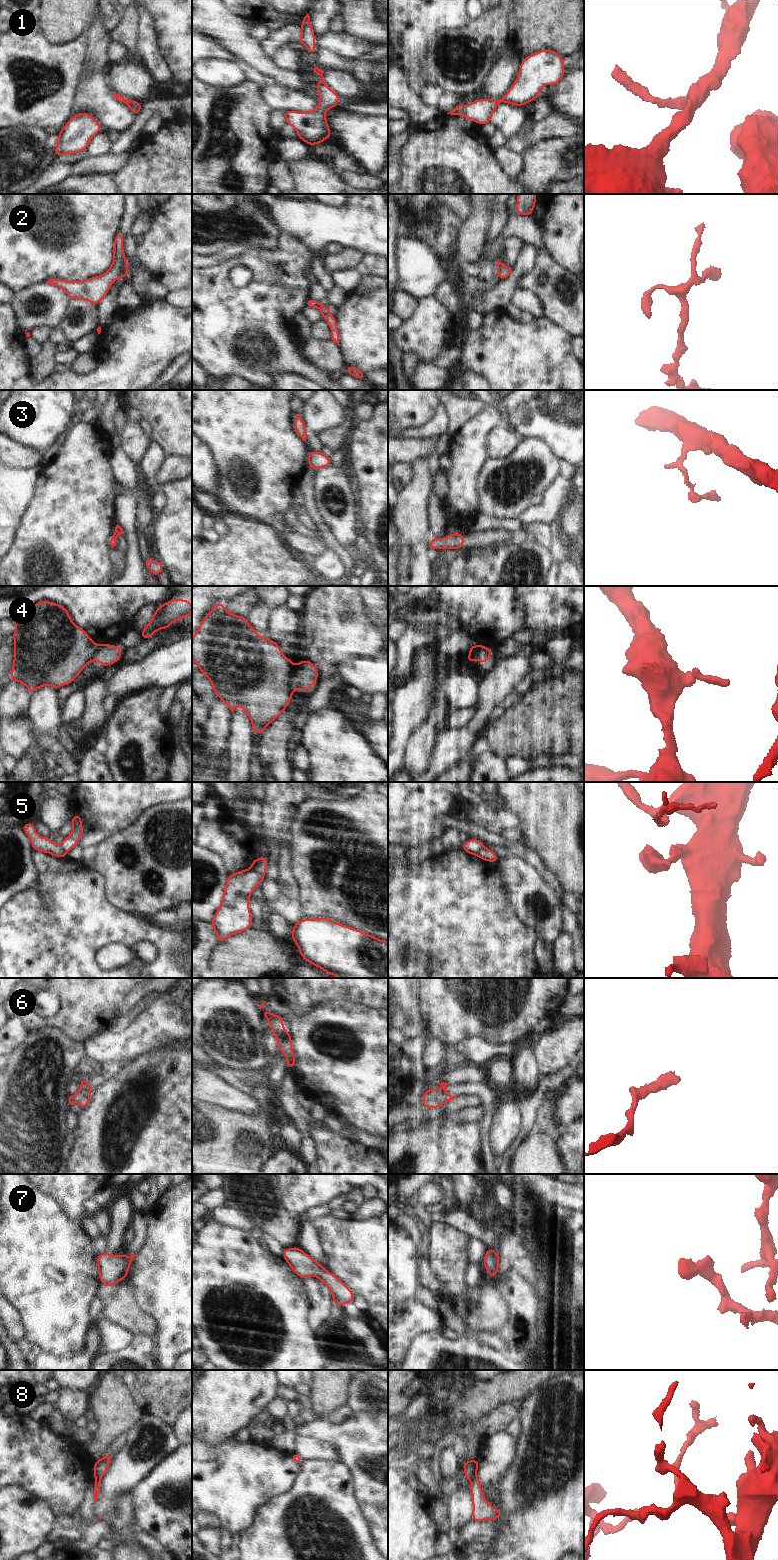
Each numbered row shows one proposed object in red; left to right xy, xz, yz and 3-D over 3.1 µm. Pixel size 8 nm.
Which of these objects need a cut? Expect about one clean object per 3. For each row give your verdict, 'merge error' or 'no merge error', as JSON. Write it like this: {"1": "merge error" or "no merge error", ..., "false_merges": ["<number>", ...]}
{"1": "no merge error", "2": "merge error", "3": "merge error", "4": "merge error", "5": "merge error", "6": "no merge error", "7": "no merge error", "8": "merge error", "false_merges": ["2", "3", "4", "5", "8"]}

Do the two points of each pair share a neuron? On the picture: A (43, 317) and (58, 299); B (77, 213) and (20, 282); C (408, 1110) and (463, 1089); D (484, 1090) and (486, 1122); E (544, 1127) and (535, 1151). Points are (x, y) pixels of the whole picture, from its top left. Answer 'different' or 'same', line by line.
A: same
B: same
C: different
D: same
E: same

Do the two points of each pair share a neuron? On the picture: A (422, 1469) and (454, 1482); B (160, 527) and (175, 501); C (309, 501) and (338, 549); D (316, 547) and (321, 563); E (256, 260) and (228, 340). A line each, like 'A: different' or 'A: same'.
A: same
B: same
C: same
D: different
E: same

